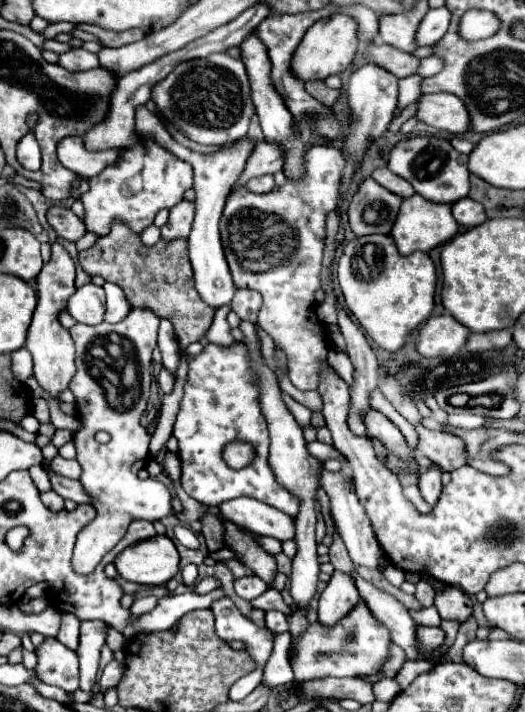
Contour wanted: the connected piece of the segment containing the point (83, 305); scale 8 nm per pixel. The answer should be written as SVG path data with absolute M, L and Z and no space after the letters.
M88 283L76 289L76 293L68 301L68 313L78 321L86 325L98 325L104 321L106 313L106 297L104 289Z

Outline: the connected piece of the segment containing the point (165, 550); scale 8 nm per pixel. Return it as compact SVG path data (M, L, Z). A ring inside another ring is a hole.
M156 535L126 547L114 561L118 573L134 583L162 585L178 573L178 551L172 539Z

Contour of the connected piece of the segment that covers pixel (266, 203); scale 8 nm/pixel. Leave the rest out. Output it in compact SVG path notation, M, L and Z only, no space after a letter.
M312 145L306 155L304 155L304 177L298 181L298 179L286 179L286 183L282 187L274 187L270 193L252 193L240 185L234 185L232 187L232 193L226 201L226 207L224 207L224 213L222 213L222 219L220 219L220 235L222 235L222 247L224 247L224 253L226 253L226 261L228 261L228 267L230 267L230 273L232 273L232 281L234 281L234 287L236 289L254 289L262 295L262 307L260 307L260 315L258 315L258 325L272 337L272 341L284 351L284 355L288 357L288 367L290 367L290 381L306 391L306 389L318 389L320 385L320 371L322 371L322 365L326 363L328 365L328 347L330 347L330 339L328 339L328 333L326 333L326 325L318 319L316 315L316 307L314 307L314 293L320 289L320 269L322 269L322 251L324 251L324 237L326 237L326 215L330 211L336 209L336 203L338 203L338 183L340 183L340 173L342 173L342 167L344 167L344 159L342 159L342 153L340 149L336 147L330 147L330 145Z

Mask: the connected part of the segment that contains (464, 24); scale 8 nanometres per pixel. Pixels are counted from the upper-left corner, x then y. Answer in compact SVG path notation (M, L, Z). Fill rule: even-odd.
M470 9L460 19L458 35L466 41L476 41L476 39L488 39L496 35L498 29L500 29L500 19L492 11Z

